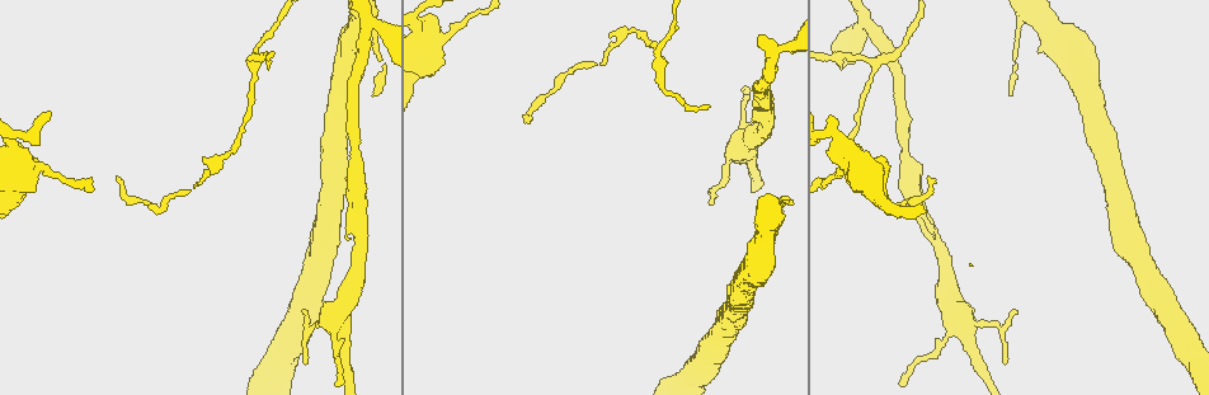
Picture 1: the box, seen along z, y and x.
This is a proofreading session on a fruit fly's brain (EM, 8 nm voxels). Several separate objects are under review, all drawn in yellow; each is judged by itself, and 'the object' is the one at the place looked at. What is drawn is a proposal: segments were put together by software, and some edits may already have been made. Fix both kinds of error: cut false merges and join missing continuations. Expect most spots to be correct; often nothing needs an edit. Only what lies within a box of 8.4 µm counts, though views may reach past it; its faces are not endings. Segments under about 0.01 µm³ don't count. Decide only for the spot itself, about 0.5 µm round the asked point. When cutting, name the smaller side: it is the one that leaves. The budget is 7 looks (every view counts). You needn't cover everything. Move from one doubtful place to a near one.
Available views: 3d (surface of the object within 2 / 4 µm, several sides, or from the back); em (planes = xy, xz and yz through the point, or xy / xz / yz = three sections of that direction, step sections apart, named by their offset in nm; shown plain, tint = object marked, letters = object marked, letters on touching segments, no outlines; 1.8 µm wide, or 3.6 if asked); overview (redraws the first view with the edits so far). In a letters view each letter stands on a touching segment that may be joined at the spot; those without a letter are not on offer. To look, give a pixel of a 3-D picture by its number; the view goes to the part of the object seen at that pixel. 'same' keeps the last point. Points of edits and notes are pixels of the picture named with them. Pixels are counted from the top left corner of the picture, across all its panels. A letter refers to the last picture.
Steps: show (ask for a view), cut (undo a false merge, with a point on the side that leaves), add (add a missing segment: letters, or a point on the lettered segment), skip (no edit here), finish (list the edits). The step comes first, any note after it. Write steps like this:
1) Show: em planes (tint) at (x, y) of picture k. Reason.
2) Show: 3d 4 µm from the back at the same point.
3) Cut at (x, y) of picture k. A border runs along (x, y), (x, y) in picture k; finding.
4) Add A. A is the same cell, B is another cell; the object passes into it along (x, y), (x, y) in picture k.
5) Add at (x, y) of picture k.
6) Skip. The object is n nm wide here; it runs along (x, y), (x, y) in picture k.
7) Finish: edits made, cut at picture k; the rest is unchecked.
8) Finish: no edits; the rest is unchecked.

Show: em xy step 16 (letters) at (784, 203) of picture 1. Sharp bend.

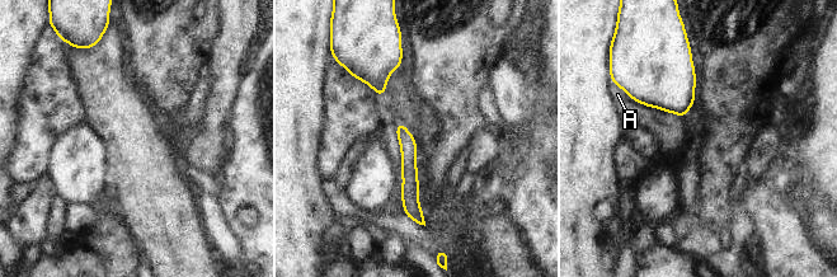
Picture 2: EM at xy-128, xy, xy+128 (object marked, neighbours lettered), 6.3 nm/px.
Skip. A is another cell; a border runs along (628, 94), (631, 98) in picture 2; continuous, no second neuron.

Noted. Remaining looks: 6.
Show: 3d 4 µm at (1003, 361) of picture 1. Tapers out.

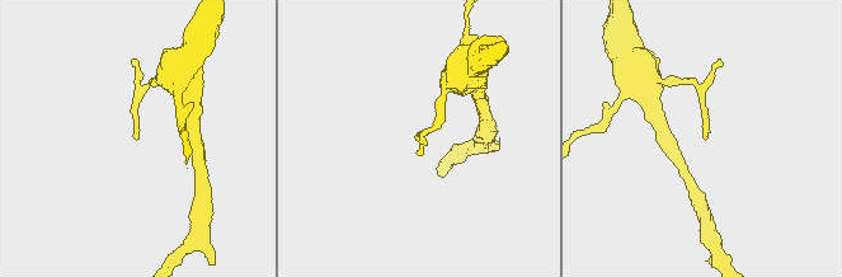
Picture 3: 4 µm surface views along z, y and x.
Show: em planes (letters) at (135, 136) of picture 3.

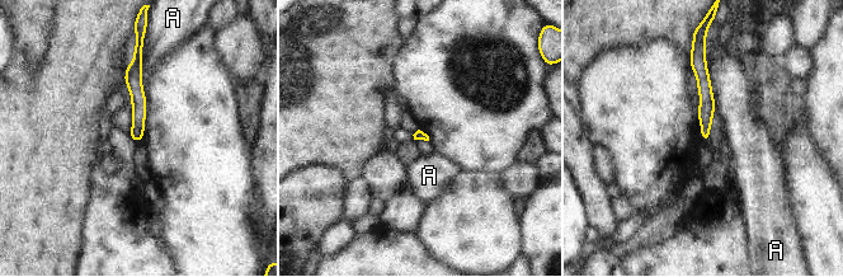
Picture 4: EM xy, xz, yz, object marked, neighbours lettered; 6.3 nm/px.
Skip. A is another cell; it runs along (698, 59), (705, 89), (706, 139) in picture 4; none of them fits.

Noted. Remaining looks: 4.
Show: em xz step 4 (letters) at (602, 64) of picture 1. Tapers out.

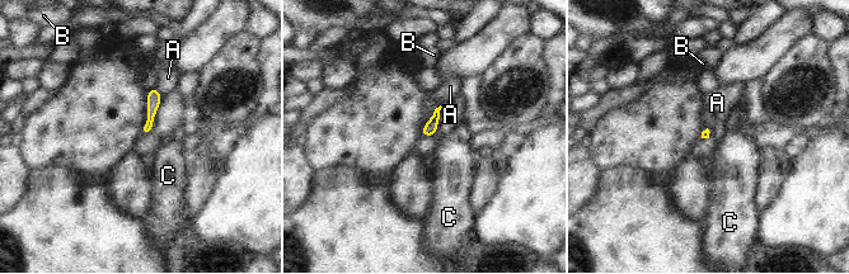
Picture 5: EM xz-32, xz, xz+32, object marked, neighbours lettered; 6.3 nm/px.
Show: em planes (letters) at the same point. Cut it another way.

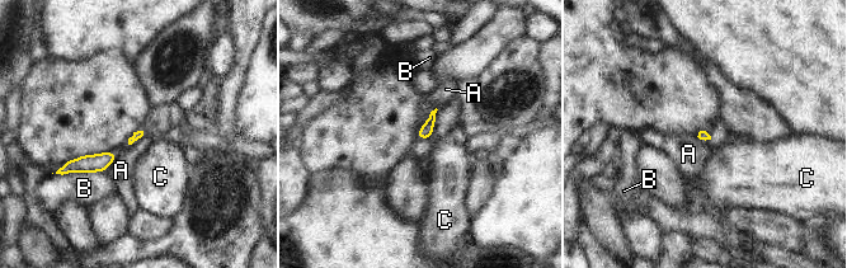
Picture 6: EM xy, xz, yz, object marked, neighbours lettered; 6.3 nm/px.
Skip. A, B and C are other cells; a border runs along (436, 107), (423, 126) in picture 6; none of them fits.

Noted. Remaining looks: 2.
Finish: no edits; the rest is unchecked.

